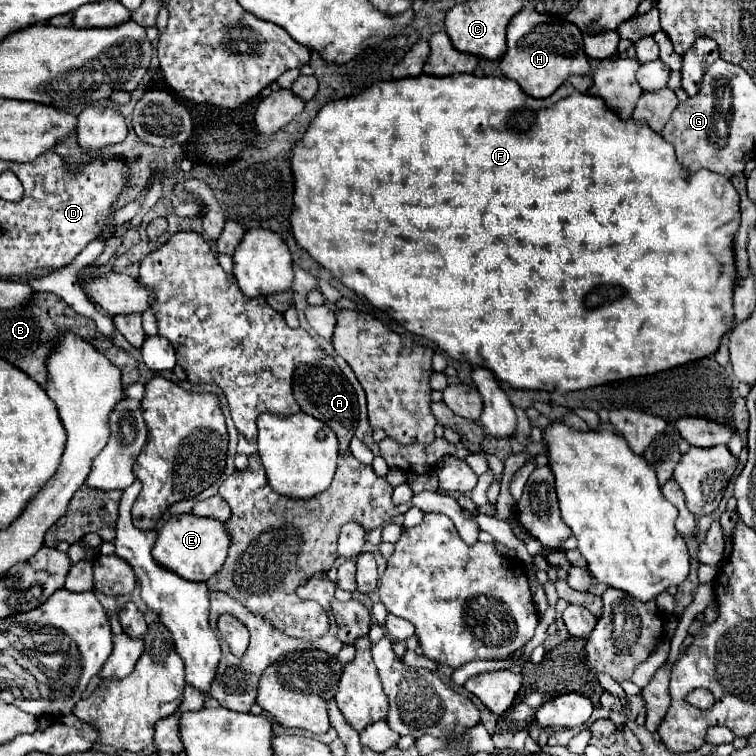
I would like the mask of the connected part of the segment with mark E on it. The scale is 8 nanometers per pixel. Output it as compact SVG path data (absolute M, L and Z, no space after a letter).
M175 514L171 516L157 534L157 542L153 546L153 558L159 566L183 576L191 582L205 582L213 574L217 574L227 558L229 534L223 528L223 522L211 518L199 518L195 514Z

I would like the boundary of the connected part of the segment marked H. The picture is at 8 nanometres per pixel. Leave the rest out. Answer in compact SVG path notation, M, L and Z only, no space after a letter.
M523 8L511 18L507 26L507 52L499 66L501 72L515 80L525 94L533 98L547 98L569 76L585 76L589 72L589 60L583 50L583 32L571 22Z

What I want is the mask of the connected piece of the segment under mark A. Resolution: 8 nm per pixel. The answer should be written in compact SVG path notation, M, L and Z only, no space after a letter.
M335 355L334 359L331 356L325 356L317 360L315 364L297 366L295 378L293 378L293 394L303 412L313 414L321 422L325 422L329 428L333 428L339 440L339 452L347 452L349 440L353 438L357 428L357 420L361 416L367 416L367 422L369 422L366 395L347 362L338 355Z

